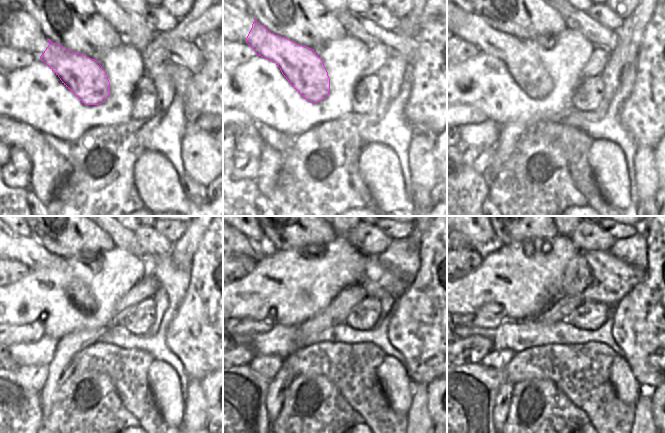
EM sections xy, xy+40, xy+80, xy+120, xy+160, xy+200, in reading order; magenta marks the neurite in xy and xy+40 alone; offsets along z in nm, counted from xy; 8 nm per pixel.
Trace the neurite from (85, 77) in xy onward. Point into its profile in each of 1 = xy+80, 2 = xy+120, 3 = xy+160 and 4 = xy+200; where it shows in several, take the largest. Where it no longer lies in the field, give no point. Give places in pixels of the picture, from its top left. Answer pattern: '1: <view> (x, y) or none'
1: xy+80 (525, 68)
2: xy+120 (26, 250)
3: xy+160 (257, 250)
4: xy+200 (467, 243)

